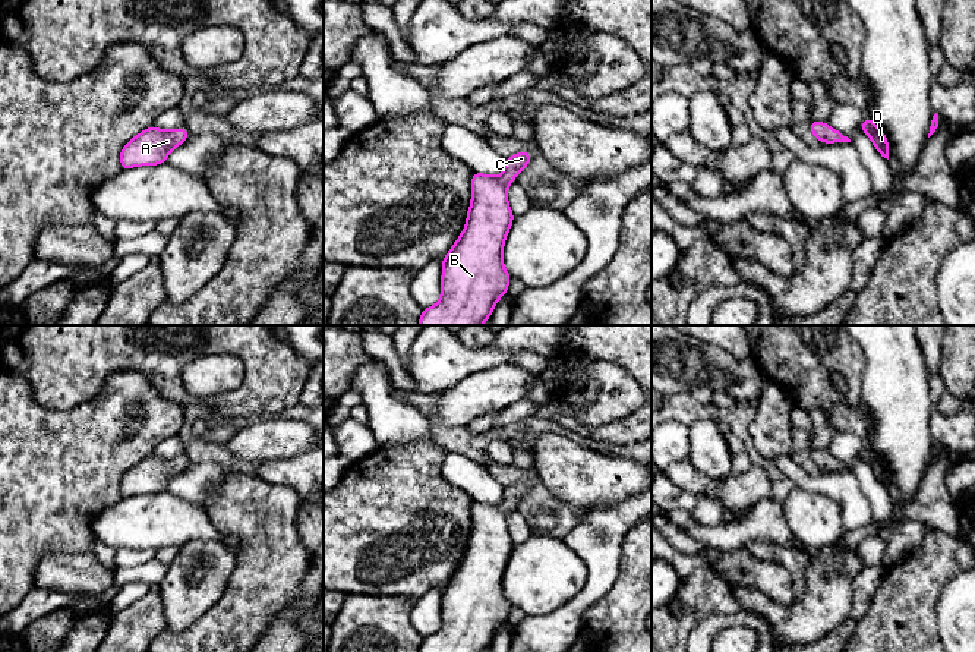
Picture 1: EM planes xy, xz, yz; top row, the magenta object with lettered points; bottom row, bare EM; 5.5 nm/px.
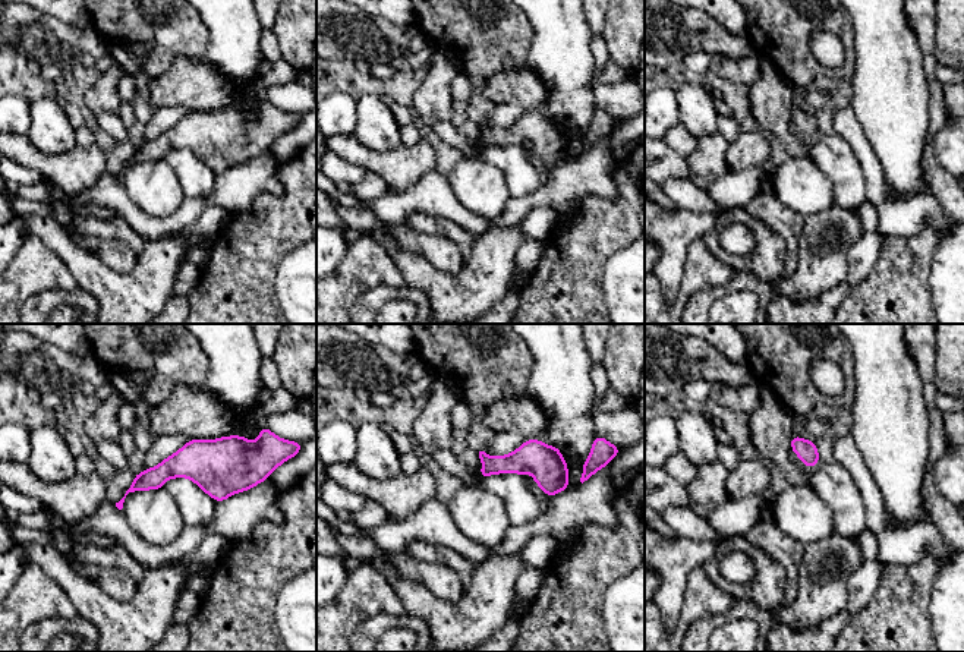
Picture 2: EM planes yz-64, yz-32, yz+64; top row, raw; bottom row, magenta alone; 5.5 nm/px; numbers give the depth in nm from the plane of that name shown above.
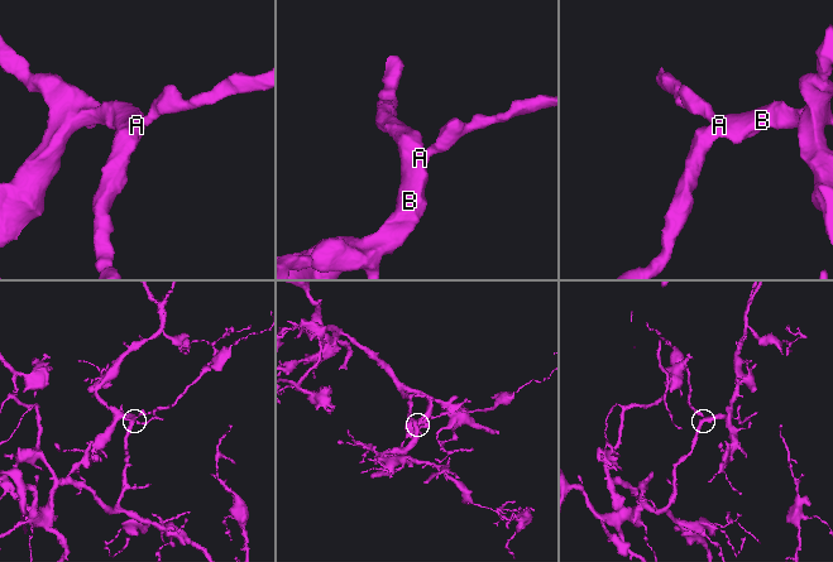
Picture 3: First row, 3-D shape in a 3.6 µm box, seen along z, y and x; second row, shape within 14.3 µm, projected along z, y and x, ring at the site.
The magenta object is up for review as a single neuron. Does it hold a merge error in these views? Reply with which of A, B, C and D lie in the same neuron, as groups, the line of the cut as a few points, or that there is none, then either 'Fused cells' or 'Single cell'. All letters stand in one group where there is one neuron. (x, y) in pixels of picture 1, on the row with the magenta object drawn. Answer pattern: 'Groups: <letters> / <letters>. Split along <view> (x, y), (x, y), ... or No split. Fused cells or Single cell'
Groups: A B C D. No split. Single cell

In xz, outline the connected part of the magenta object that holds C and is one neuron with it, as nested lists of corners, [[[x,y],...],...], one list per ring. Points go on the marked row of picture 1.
[[[523,151],[504,160],[501,176],[471,171],[471,204],[466,227],[442,259],[441,300],[423,309],[419,325],[482,325],[490,318],[496,302],[507,294],[512,277],[504,268],[502,249],[515,217],[507,189],[531,160],[531,154]]]

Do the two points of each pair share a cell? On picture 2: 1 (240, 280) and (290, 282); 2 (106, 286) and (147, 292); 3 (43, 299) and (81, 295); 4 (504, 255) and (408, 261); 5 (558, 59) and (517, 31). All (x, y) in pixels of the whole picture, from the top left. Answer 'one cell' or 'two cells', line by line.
1: two cells
2: one cell
3: one cell
4: one cell
5: two cells

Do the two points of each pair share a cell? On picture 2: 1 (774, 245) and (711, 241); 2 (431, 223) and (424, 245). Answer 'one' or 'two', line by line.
1: one
2: two

